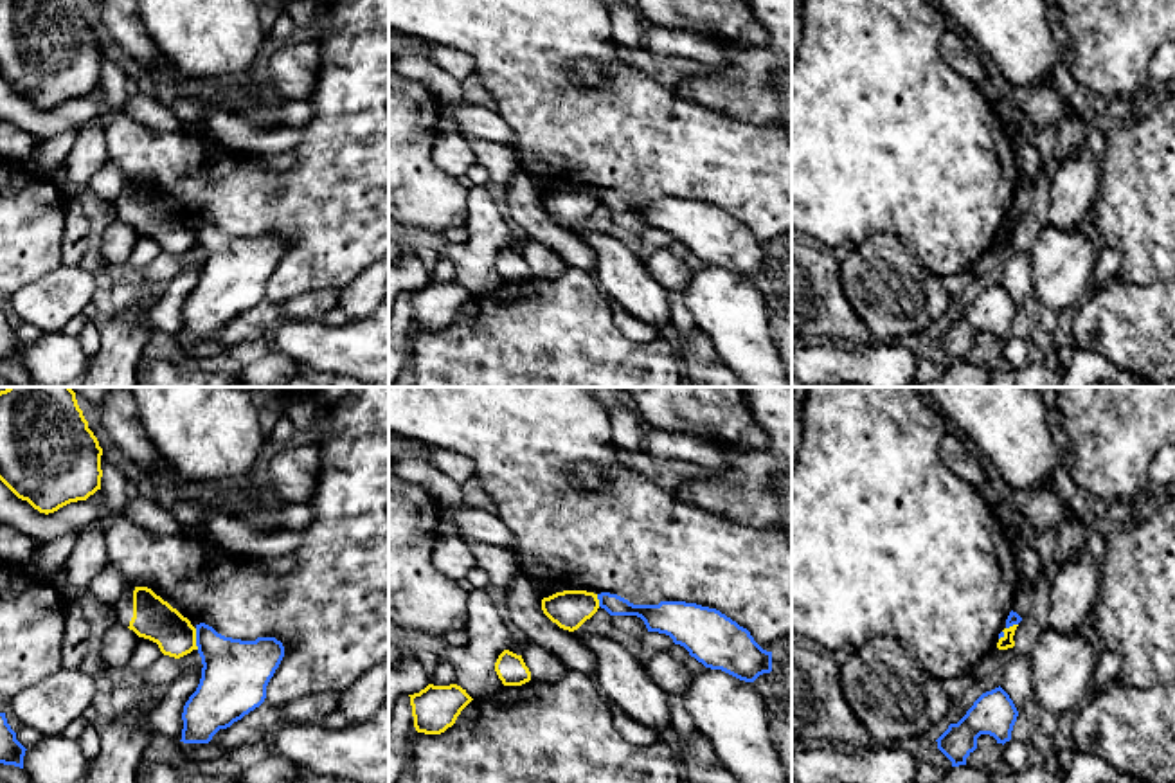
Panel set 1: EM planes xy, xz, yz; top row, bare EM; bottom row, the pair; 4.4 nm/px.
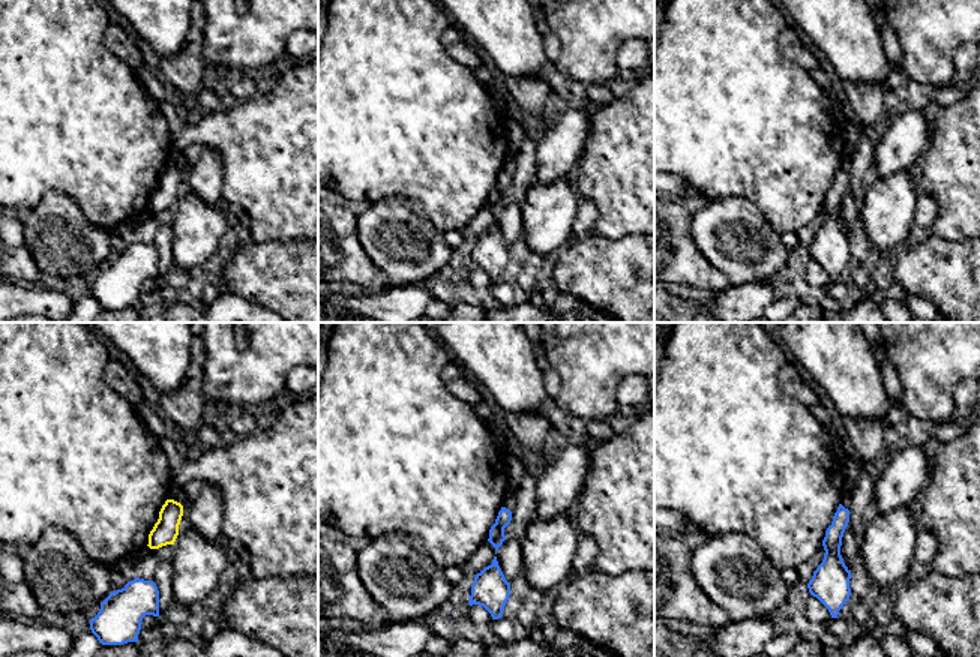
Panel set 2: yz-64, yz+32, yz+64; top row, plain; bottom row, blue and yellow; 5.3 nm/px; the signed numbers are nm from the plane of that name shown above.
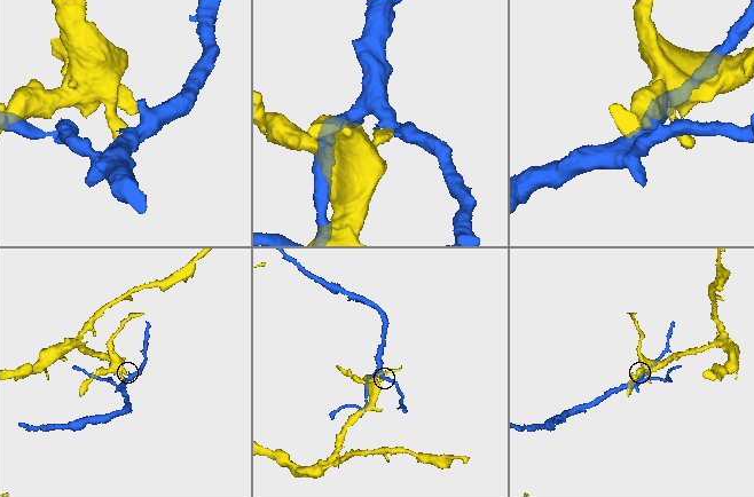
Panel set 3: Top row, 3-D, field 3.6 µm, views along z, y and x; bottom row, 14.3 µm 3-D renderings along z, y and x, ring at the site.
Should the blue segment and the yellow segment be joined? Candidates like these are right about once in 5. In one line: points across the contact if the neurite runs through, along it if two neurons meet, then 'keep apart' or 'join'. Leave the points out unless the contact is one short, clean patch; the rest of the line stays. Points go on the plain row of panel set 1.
border along xy (195, 225), (195, 242), (198, 245); keep apart

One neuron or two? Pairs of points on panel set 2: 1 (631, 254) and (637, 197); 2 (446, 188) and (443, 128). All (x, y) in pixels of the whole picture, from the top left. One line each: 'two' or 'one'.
1: two
2: one

